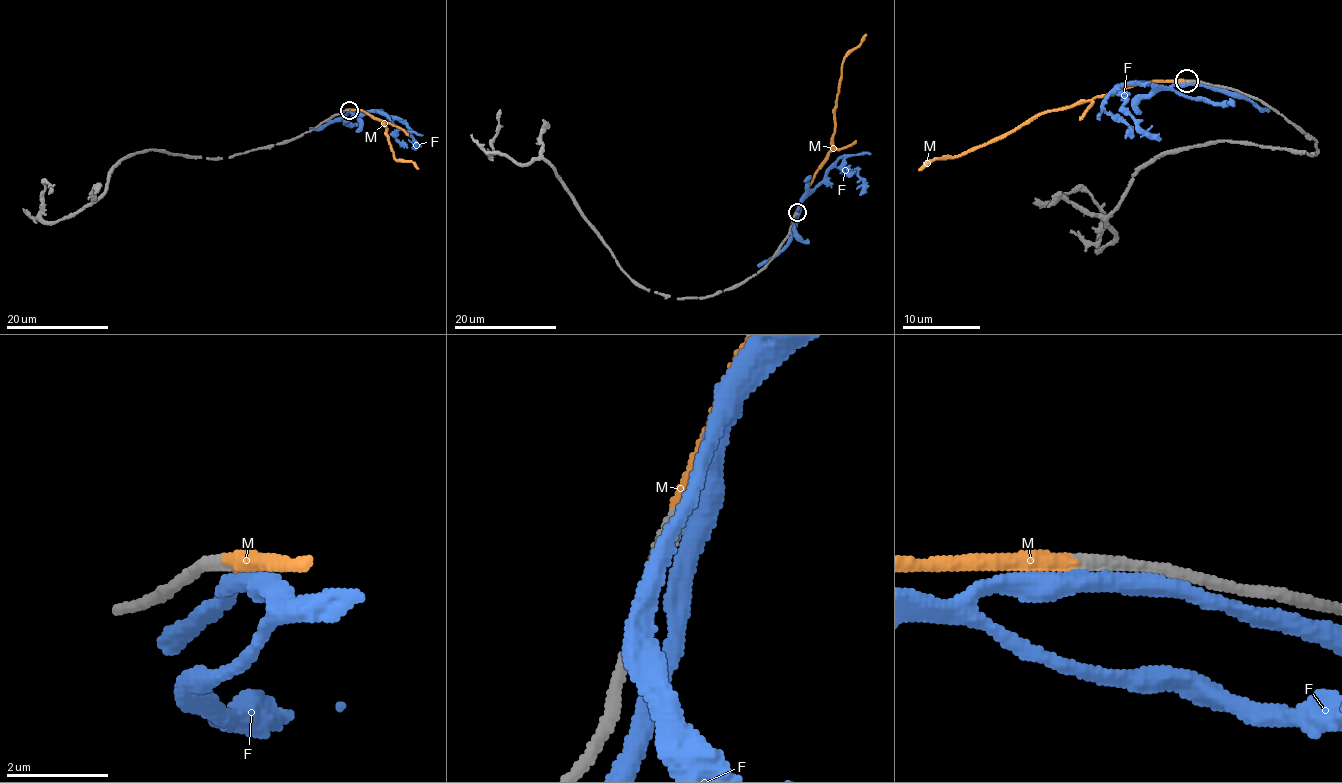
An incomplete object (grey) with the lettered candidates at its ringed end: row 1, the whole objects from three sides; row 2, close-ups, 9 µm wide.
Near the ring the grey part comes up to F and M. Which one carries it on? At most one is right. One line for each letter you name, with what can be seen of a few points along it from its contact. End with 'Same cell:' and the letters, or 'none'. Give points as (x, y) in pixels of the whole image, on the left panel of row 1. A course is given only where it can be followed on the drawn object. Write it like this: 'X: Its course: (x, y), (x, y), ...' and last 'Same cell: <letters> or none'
M: Its course: (348, 110), (362, 110), (379, 119), (387, 129), (393, 156), (397, 160), (410, 160), (418, 169)
Same cell: M

